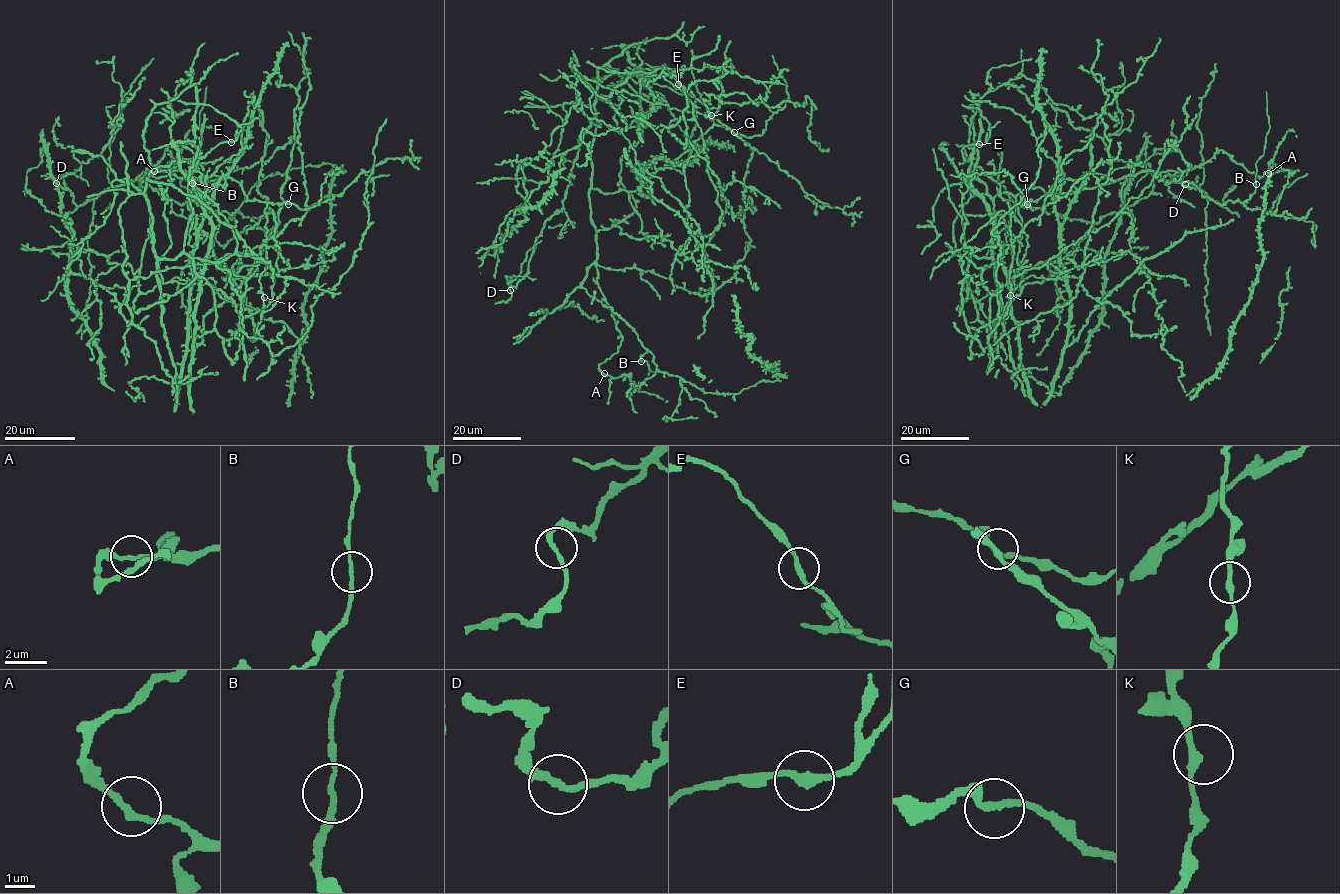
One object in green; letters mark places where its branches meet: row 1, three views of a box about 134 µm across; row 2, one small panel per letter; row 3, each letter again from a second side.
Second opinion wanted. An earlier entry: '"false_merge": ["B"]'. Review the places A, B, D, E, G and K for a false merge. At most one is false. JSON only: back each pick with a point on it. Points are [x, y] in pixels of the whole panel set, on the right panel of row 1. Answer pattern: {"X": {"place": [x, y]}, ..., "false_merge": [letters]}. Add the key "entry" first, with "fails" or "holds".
{"entry": "holds", "B": {"place": [1256, 184]}, "false_merge": ["B"]}

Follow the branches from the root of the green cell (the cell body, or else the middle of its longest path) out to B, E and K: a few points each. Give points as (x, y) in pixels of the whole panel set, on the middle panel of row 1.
B: (592, 171), (589, 200), (596, 260), (582, 286), (631, 327), (647, 349), (642, 361)
E: (592, 171), (595, 94), (571, 59), (589, 79), (654, 106), (660, 99), (641, 72), (663, 66), (678, 84)
K: (592, 171), (592, 188), (603, 193), (636, 191), (659, 169), (689, 157), (713, 124), (711, 115)

